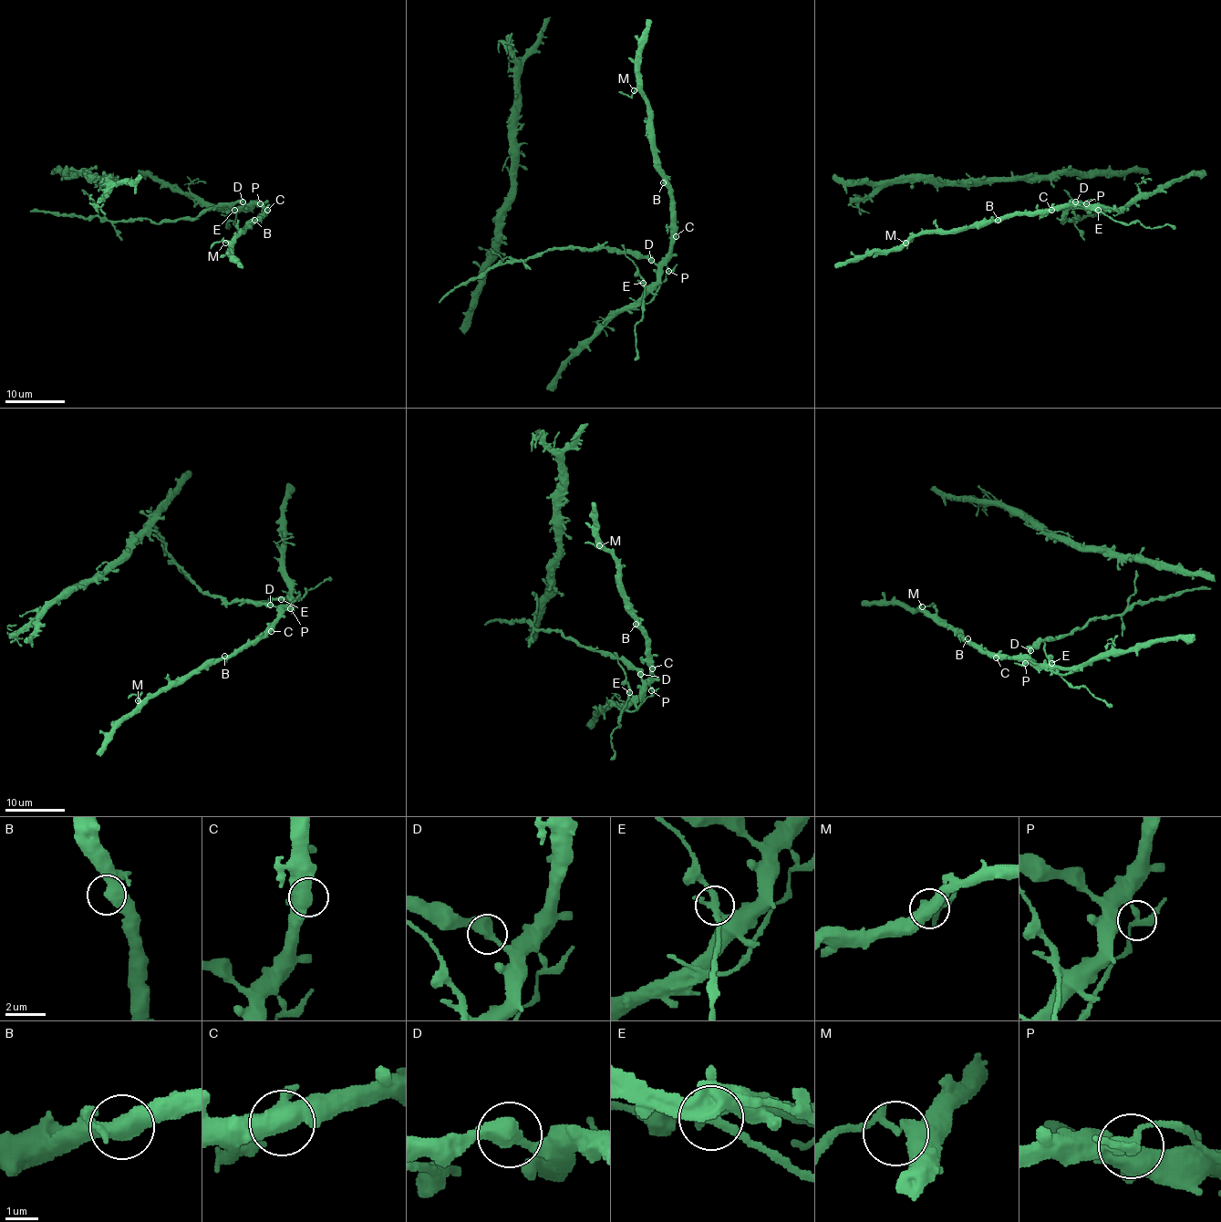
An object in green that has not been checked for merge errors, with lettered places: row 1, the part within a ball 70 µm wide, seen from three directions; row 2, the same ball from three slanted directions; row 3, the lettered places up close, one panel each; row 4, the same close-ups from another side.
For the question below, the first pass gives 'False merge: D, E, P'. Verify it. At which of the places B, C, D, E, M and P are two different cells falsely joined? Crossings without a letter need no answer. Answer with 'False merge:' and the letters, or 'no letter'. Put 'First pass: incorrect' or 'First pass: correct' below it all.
False merge: D, E, P
First pass: correct

